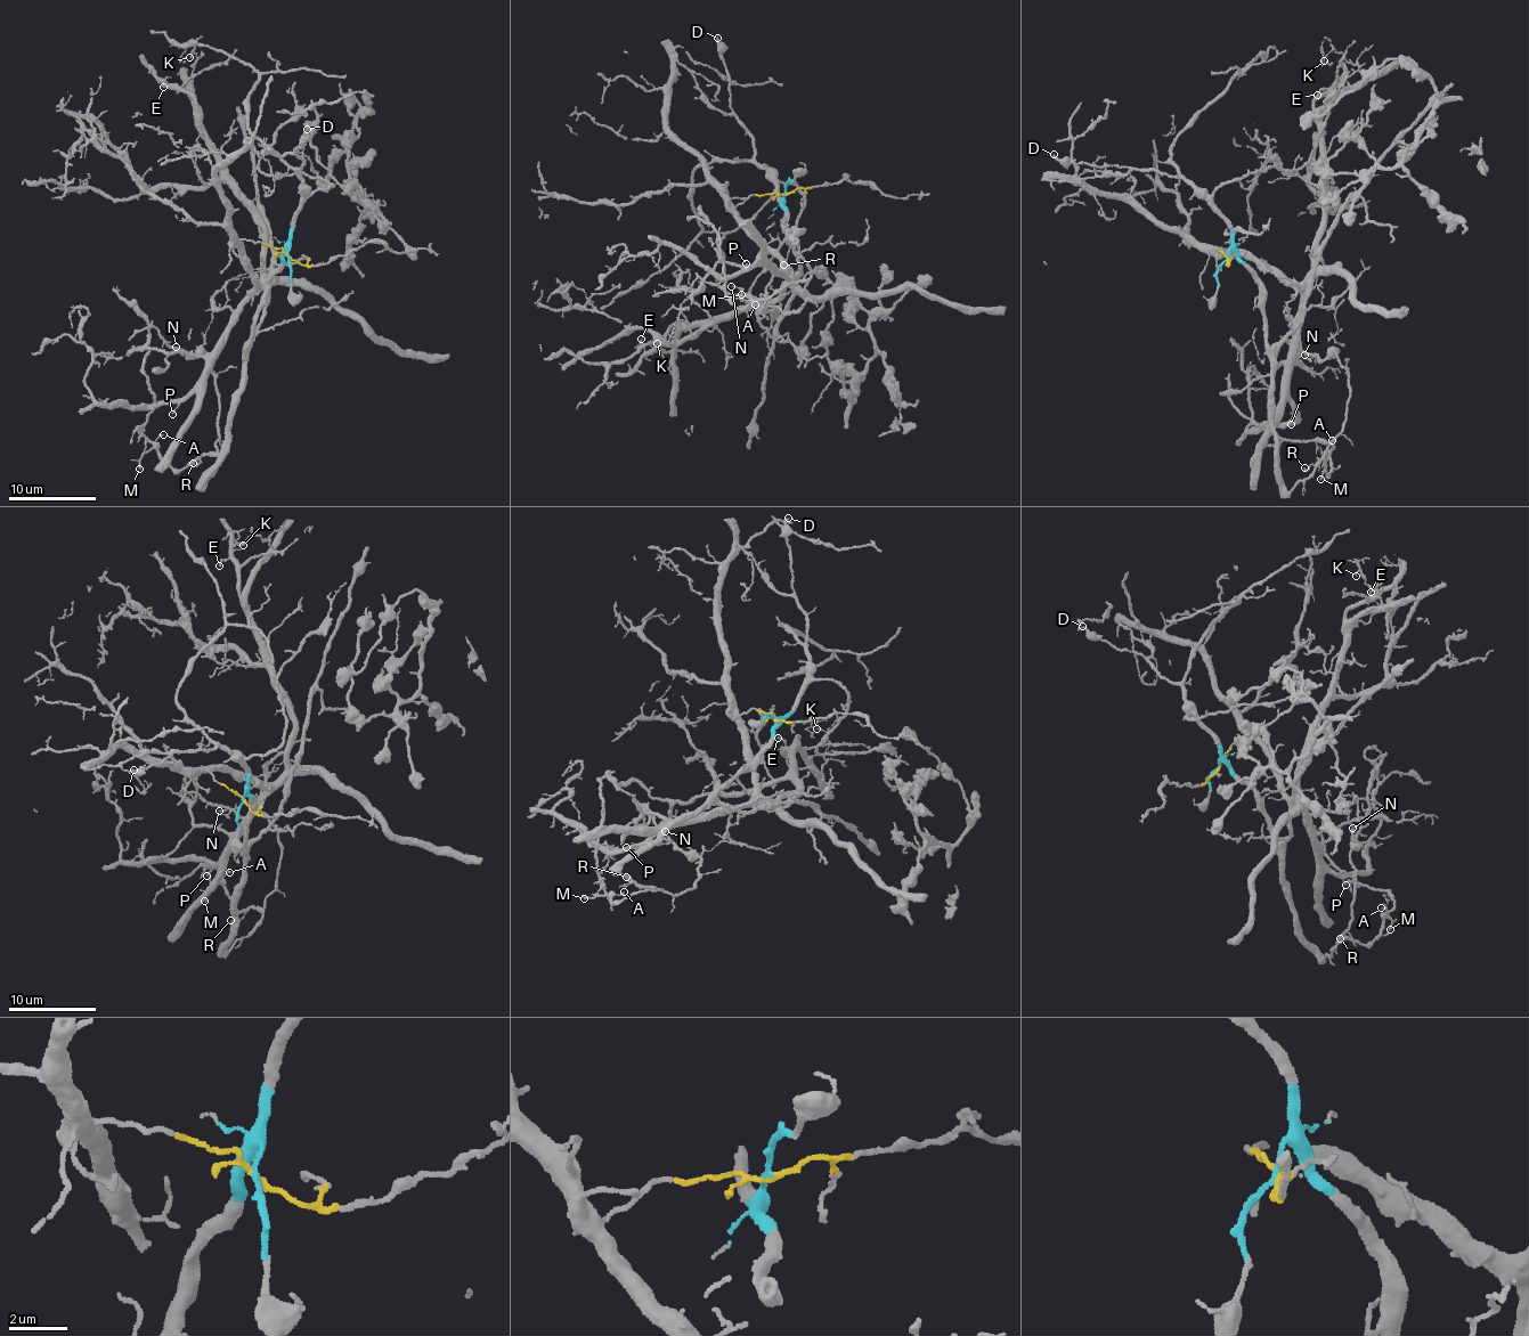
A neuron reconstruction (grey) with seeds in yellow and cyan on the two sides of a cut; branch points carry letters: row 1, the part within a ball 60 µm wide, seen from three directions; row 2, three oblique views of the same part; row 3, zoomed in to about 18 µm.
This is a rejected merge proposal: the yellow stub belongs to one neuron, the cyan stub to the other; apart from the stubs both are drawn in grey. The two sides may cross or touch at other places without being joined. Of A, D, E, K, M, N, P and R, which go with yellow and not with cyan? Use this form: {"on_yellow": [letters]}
{"on_yellow": ["E", "K", "P"]}

